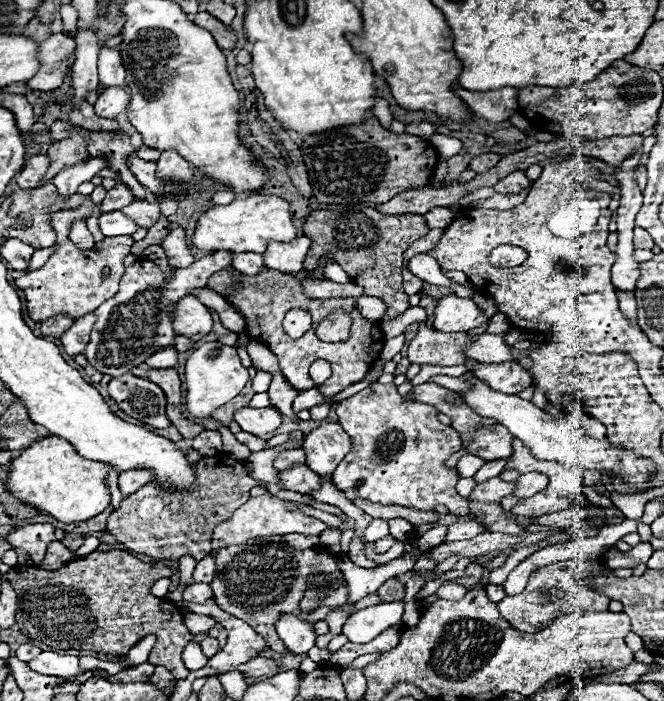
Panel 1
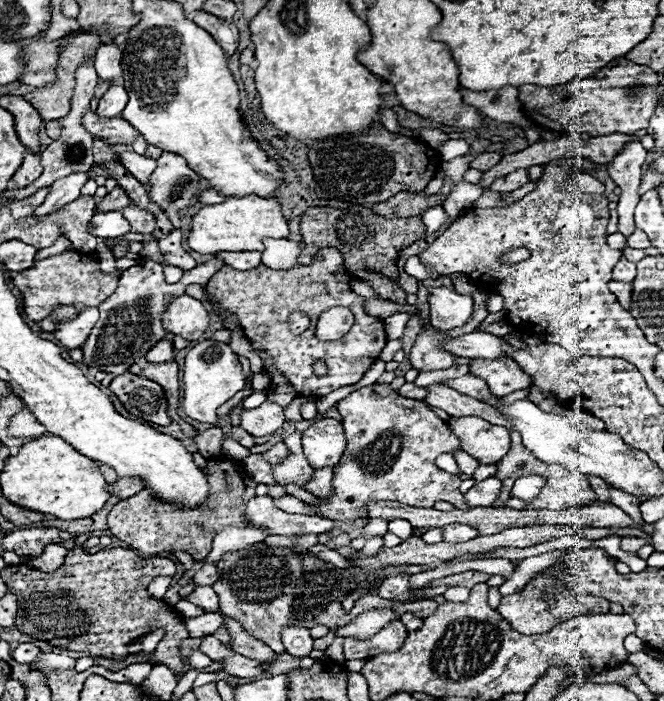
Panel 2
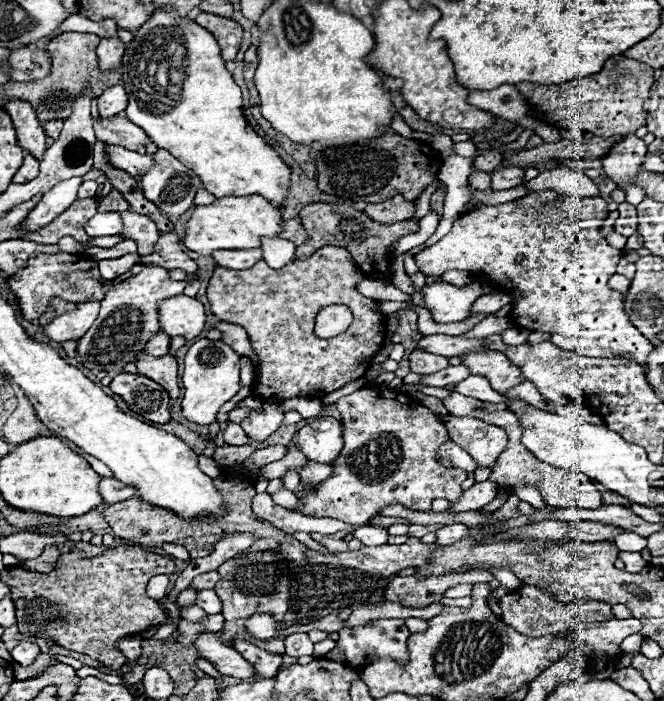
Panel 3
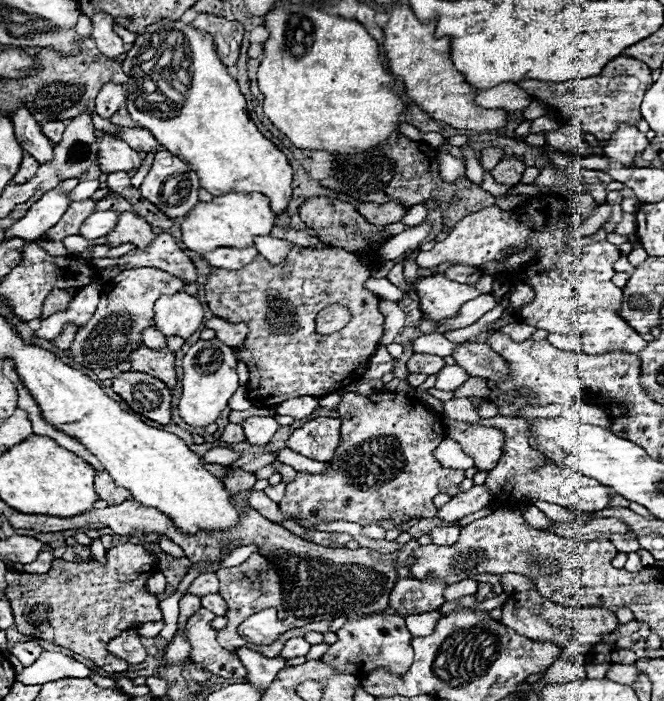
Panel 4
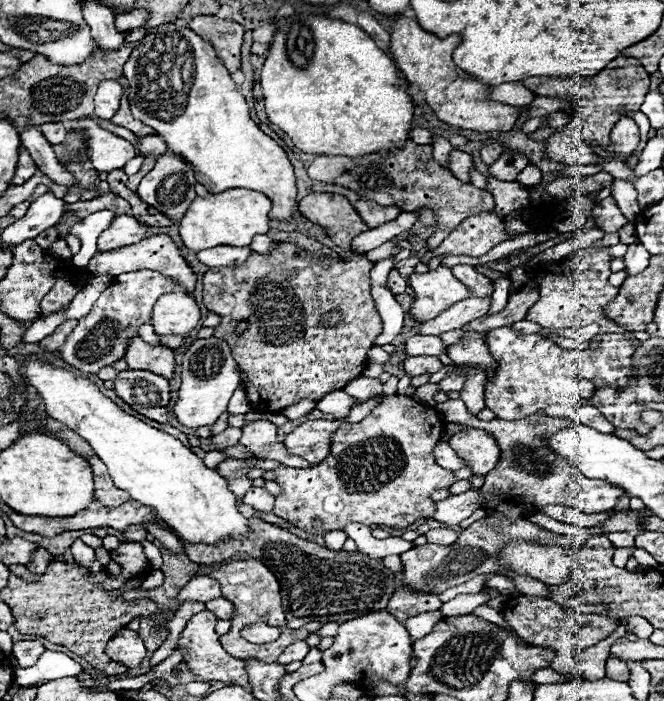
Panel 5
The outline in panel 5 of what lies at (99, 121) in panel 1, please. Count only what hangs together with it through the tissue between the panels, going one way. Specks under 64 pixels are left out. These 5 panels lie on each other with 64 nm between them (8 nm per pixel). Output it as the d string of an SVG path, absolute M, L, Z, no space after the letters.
M144 136L144 138L138 138L138 148L142 152L142 156L146 158L154 158L158 160L158 154L166 154L168 148L166 148L166 142L158 136Z

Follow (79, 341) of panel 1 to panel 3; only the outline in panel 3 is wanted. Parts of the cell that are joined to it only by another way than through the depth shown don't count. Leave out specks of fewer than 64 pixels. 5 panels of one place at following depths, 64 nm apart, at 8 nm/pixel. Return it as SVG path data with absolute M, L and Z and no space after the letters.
M86 300L76 304L76 310L70 314L62 314L50 320L50 324L44 326L44 334L54 342L66 342L66 340L78 340L94 322L98 316L100 302L98 300Z

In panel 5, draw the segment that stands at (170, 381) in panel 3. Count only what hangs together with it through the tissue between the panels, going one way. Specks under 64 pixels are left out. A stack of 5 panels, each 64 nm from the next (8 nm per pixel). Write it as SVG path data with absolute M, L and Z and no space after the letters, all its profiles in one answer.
M130 338L130 350L126 350L126 358L130 368L134 370L150 370L164 378L172 378L174 374L174 352L162 344L150 346L142 338Z

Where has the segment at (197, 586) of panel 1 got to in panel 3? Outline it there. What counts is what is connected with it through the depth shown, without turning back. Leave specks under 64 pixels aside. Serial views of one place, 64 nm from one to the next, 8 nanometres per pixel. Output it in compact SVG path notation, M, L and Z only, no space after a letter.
M202 590L202 592L198 592L196 604L202 606L208 614L220 614L220 612L222 612L222 602L220 602L220 598L216 596L214 590Z

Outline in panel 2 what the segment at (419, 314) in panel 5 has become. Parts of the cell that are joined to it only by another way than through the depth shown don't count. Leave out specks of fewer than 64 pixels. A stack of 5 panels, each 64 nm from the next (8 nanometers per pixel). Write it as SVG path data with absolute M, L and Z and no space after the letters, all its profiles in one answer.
M434 288L428 294L430 324L436 328L456 328L470 320L474 300L472 296L458 294L450 288Z

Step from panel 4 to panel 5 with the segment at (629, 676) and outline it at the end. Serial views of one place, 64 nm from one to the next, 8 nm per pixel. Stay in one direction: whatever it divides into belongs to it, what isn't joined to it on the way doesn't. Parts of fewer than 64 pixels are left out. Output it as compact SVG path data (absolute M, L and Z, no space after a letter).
M610 656L608 662L606 662L606 676L612 678L612 680L622 680L622 682L628 682L628 666L624 660L616 658L616 656Z

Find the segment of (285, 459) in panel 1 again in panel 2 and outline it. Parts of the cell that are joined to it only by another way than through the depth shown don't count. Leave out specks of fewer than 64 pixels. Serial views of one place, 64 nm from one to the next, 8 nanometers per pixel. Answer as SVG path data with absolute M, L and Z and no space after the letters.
M282 442L276 444L276 446L272 446L272 448L268 448L266 452L262 452L262 458L264 458L266 462L270 462L270 464L278 464L278 462L282 462L286 456L288 456L288 448L286 448Z

